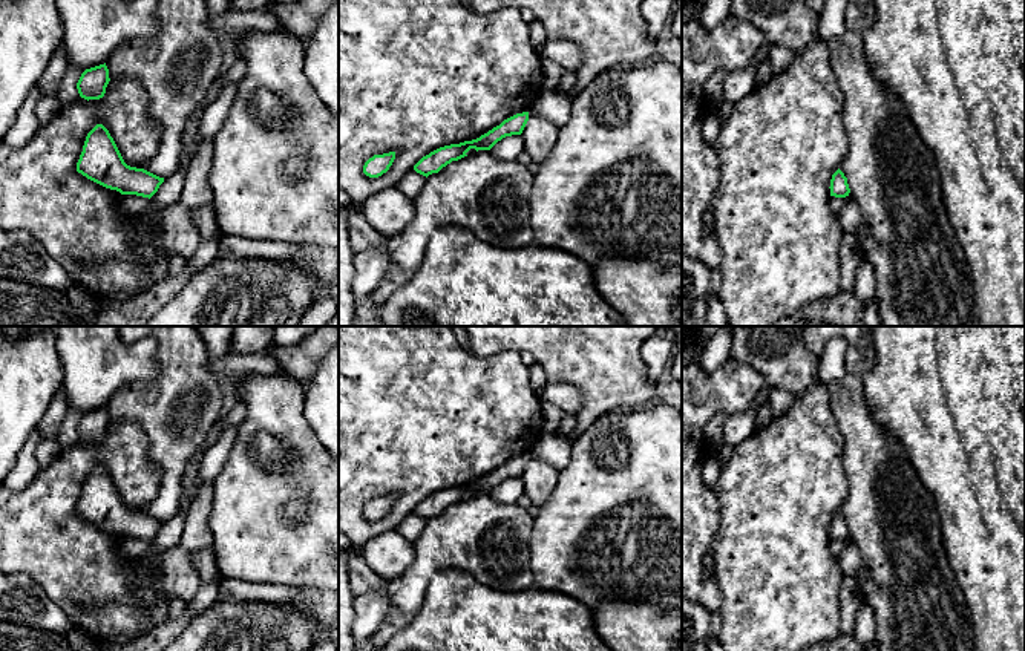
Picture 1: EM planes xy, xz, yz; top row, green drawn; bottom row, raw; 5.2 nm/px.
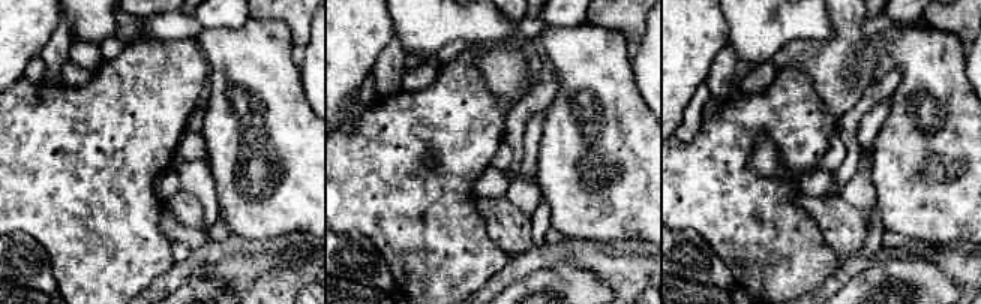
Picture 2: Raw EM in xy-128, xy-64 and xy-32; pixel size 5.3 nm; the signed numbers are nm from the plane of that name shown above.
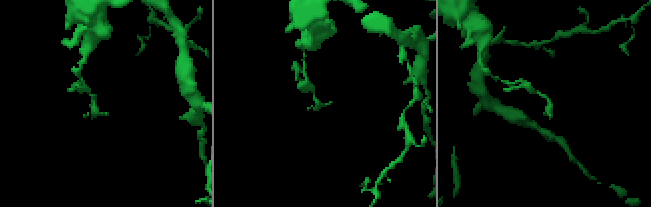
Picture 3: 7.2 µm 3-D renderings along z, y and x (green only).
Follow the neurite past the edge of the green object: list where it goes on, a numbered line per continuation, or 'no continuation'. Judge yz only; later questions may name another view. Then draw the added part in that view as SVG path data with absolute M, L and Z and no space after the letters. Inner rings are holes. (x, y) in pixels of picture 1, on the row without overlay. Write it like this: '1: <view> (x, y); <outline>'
no continuation

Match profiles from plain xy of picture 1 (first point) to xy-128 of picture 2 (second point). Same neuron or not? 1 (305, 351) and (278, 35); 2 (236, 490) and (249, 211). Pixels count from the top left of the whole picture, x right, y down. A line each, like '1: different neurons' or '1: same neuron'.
1: different neurons
2: same neuron

